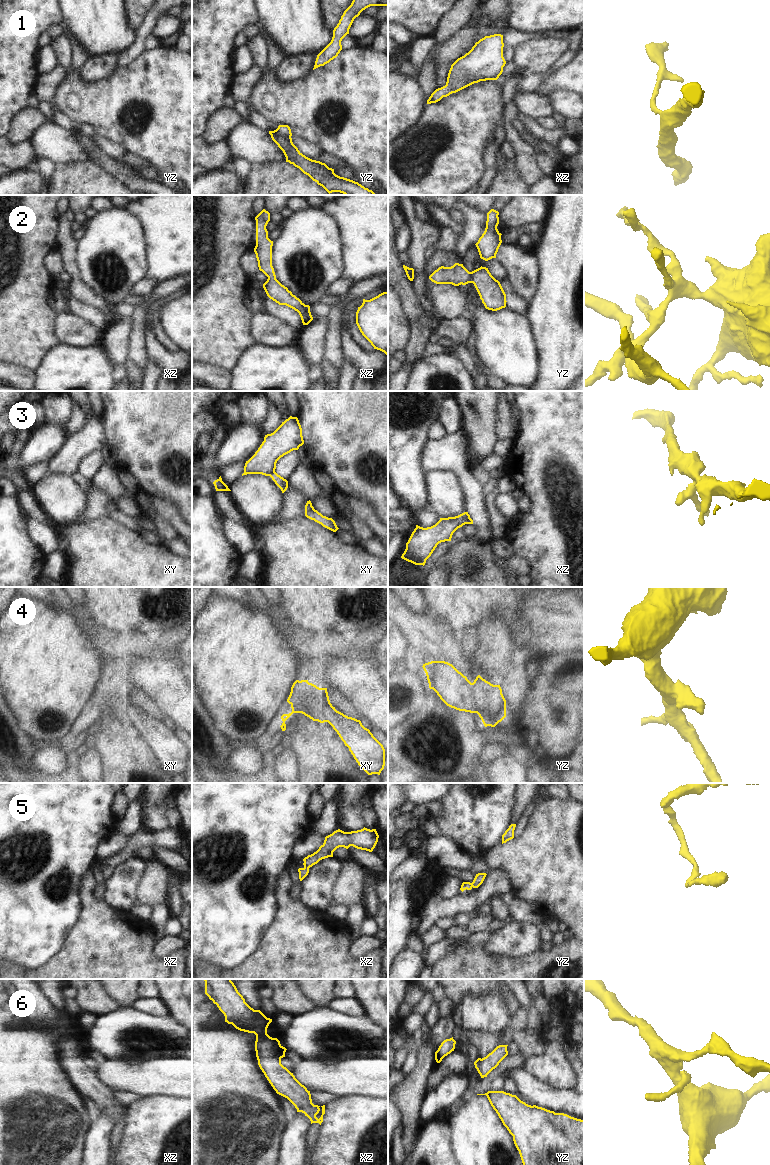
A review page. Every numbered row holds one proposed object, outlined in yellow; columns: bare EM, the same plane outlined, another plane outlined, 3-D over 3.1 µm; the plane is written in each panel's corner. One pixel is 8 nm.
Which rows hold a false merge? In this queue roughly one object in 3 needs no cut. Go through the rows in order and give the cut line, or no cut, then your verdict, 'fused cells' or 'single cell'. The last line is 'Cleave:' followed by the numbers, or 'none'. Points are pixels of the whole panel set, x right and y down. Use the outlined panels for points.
1: no cut; single cell
2: no cut; single cell
3: cut in xy along (274, 471), (268, 475); fused cells
4: cut in xy along (316, 686), (311, 693), (299, 691), (295, 697), (289, 697); fused cells
5: cut in xz along (304, 866), (308, 868); fused cells
6: cut in xz along (292, 1075), (298, 1082); fused cells
Cleave: 3, 4, 5, 6

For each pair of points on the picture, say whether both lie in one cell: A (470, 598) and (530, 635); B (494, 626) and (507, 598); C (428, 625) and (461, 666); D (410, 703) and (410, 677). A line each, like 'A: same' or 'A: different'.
A: same
B: different
C: same
D: same

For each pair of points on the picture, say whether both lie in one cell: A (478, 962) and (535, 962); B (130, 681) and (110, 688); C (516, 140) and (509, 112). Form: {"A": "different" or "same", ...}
{"A": "same", "B": "different", "C": "same"}

